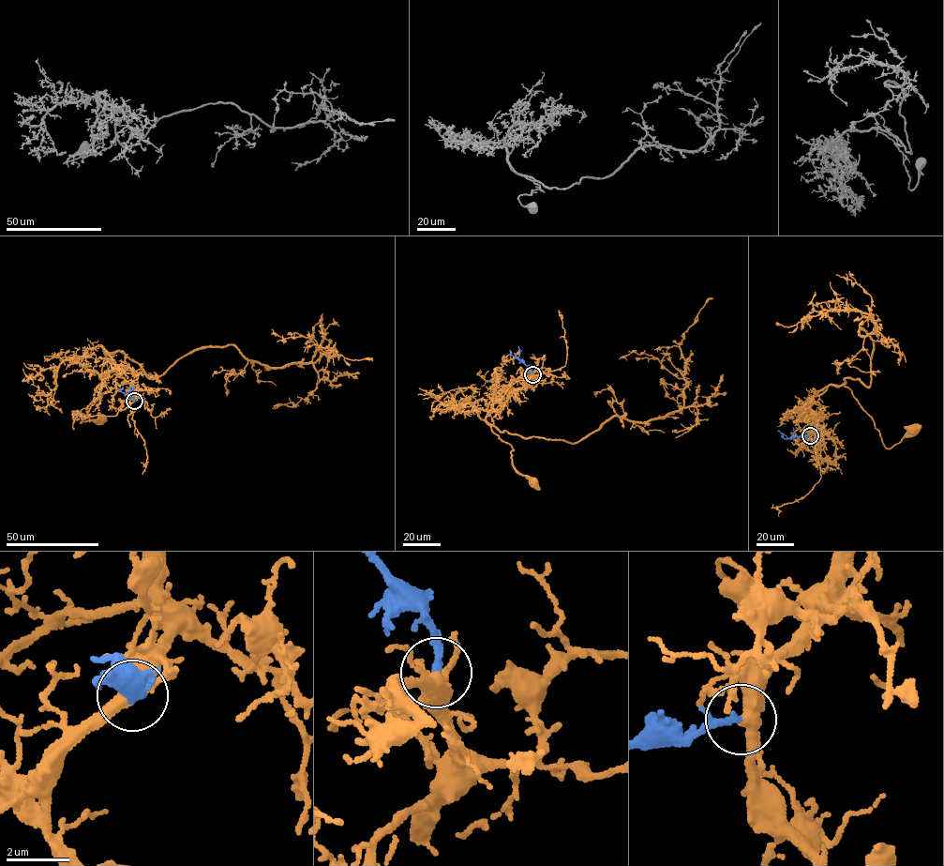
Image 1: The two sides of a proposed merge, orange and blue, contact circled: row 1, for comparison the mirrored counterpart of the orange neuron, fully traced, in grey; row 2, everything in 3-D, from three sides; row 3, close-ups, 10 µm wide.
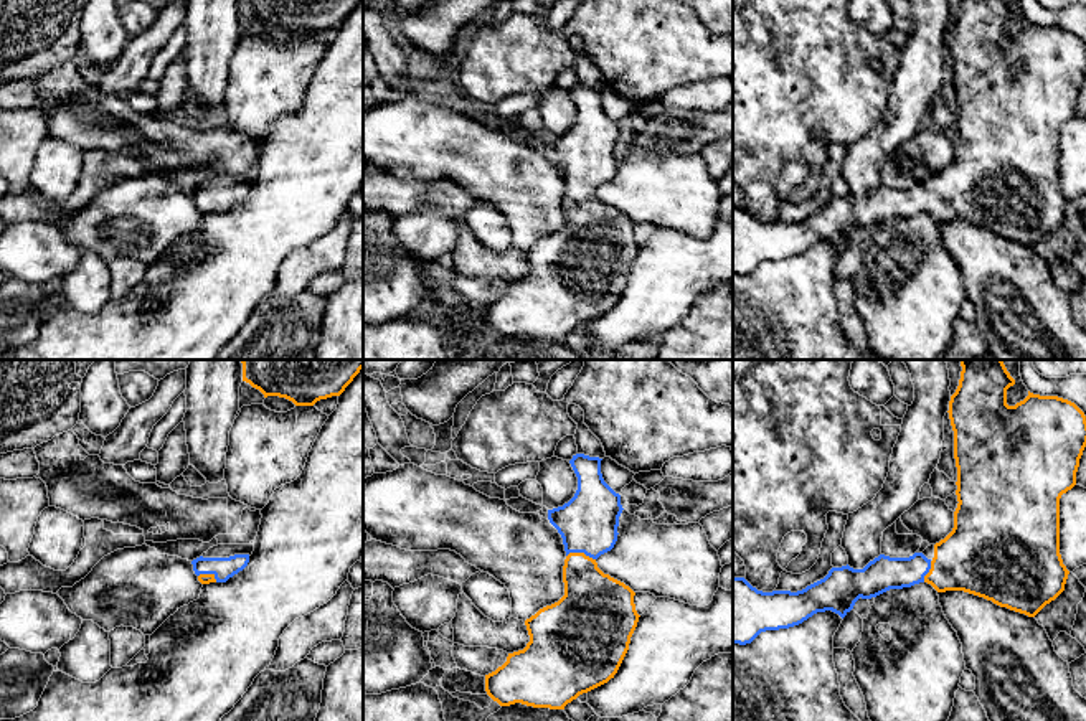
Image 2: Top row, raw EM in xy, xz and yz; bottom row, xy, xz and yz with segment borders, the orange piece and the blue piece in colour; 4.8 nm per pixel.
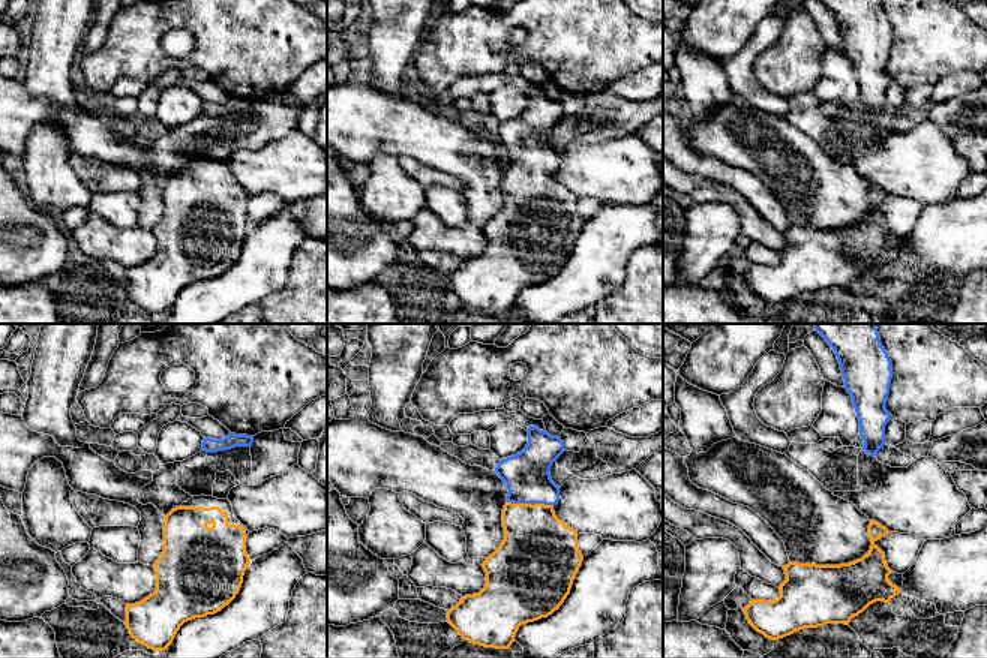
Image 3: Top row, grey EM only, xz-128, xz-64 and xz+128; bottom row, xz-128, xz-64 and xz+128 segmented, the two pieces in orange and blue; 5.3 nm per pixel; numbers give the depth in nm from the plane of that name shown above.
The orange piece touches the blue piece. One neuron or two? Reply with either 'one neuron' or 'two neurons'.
one neuron

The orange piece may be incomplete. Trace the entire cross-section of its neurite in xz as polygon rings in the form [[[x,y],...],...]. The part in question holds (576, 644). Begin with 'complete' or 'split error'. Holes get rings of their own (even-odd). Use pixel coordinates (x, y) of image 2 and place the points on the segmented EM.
split error; [[[576,454],[569,460],[578,490],[563,507],[548,510],[550,523],[563,538],[564,596],[525,620],[530,642],[523,650],[508,653],[507,662],[485,675],[485,691],[500,706],[522,703],[533,708],[564,709],[579,695],[607,683],[617,673],[637,627],[635,592],[624,582],[604,574],[596,559],[617,541],[621,495],[602,478],[599,457]]]

